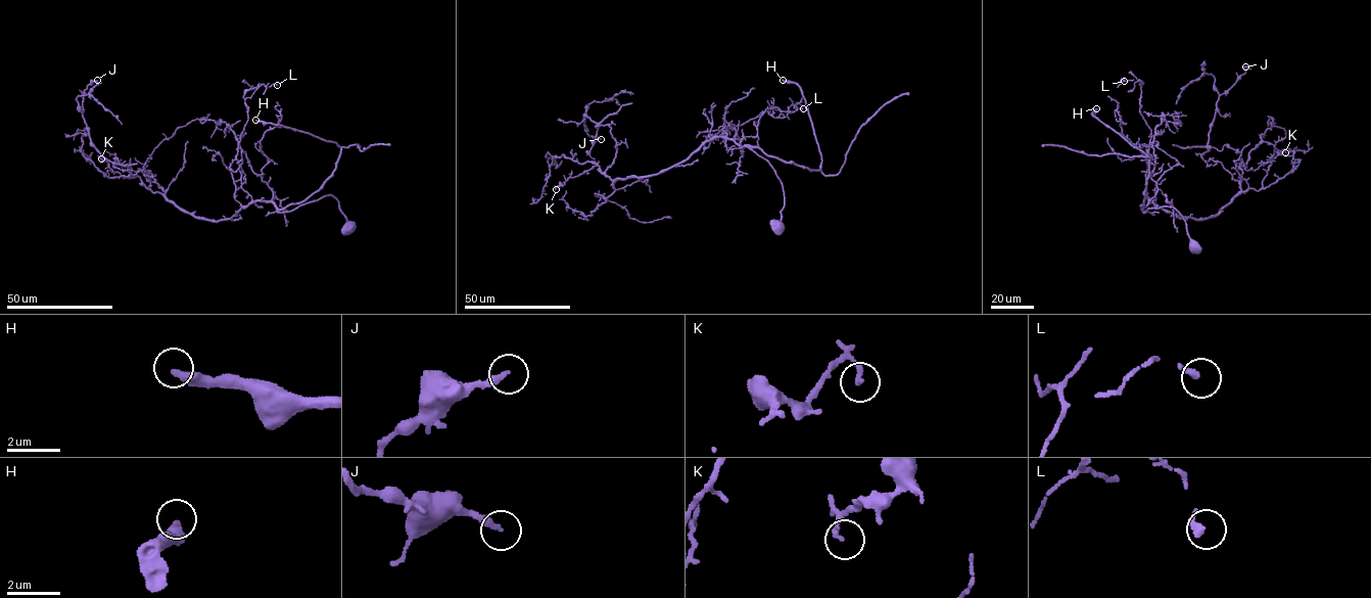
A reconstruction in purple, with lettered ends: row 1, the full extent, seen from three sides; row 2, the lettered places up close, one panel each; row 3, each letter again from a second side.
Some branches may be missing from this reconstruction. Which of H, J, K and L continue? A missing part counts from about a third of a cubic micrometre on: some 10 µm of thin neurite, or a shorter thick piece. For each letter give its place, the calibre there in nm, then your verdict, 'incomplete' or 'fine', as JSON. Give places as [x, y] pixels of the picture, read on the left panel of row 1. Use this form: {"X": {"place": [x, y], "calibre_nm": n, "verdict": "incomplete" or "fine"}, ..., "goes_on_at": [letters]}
{"H": {"place": [255, 120], "calibre_nm": 320, "verdict": "incomplete"}, "J": {"place": [97, 80], "calibre_nm": 280, "verdict": "fine"}, "K": {"place": [101, 158], "calibre_nm": 190, "verdict": "fine"}, "L": {"place": [277, 85], "calibre_nm": 260, "verdict": "fine"}, "goes_on_at": ["H"]}

